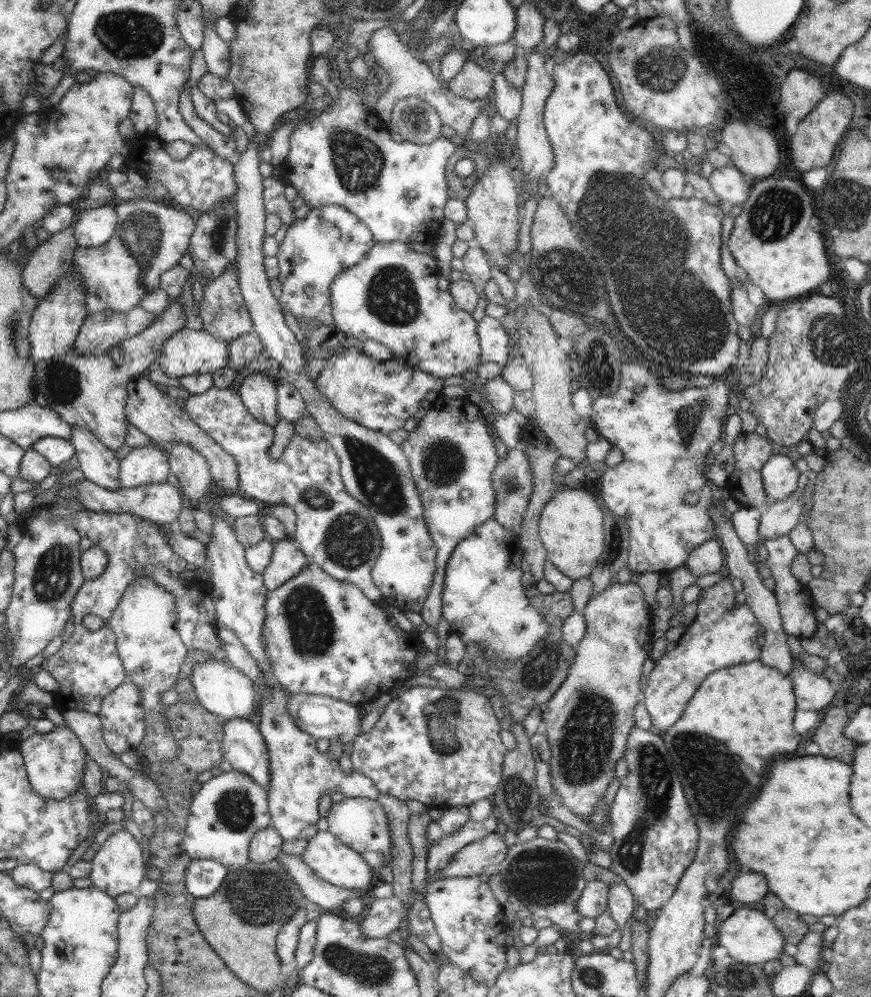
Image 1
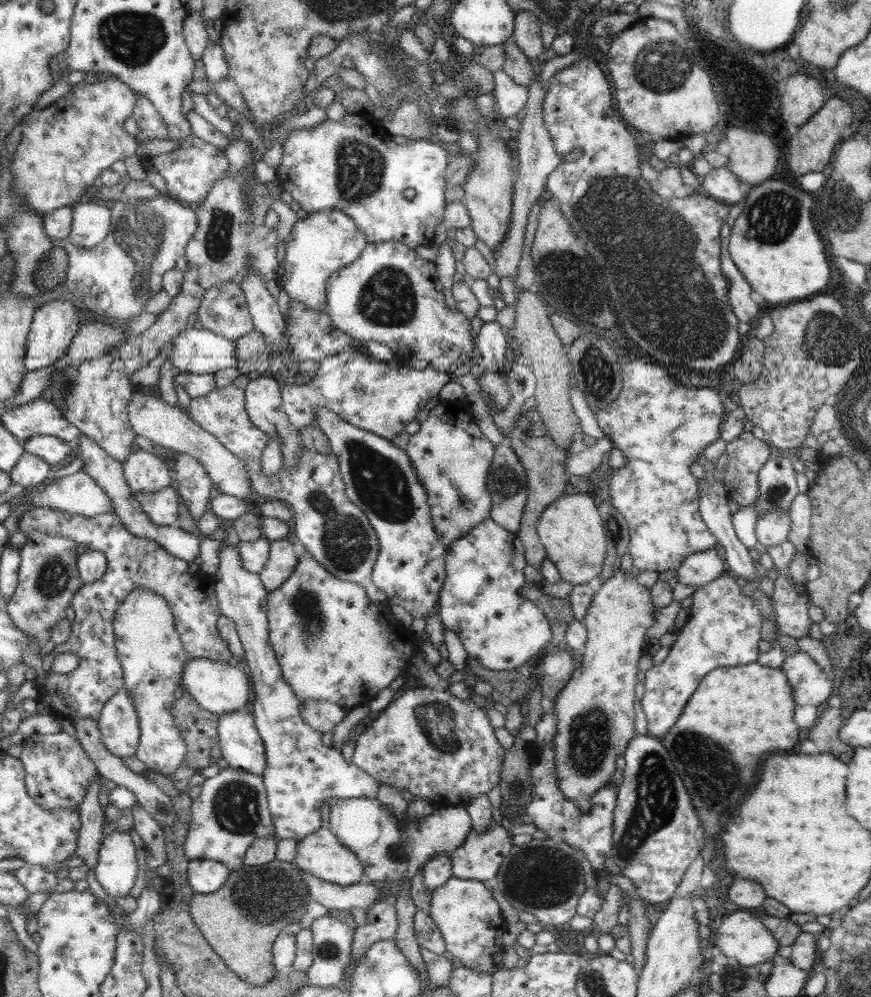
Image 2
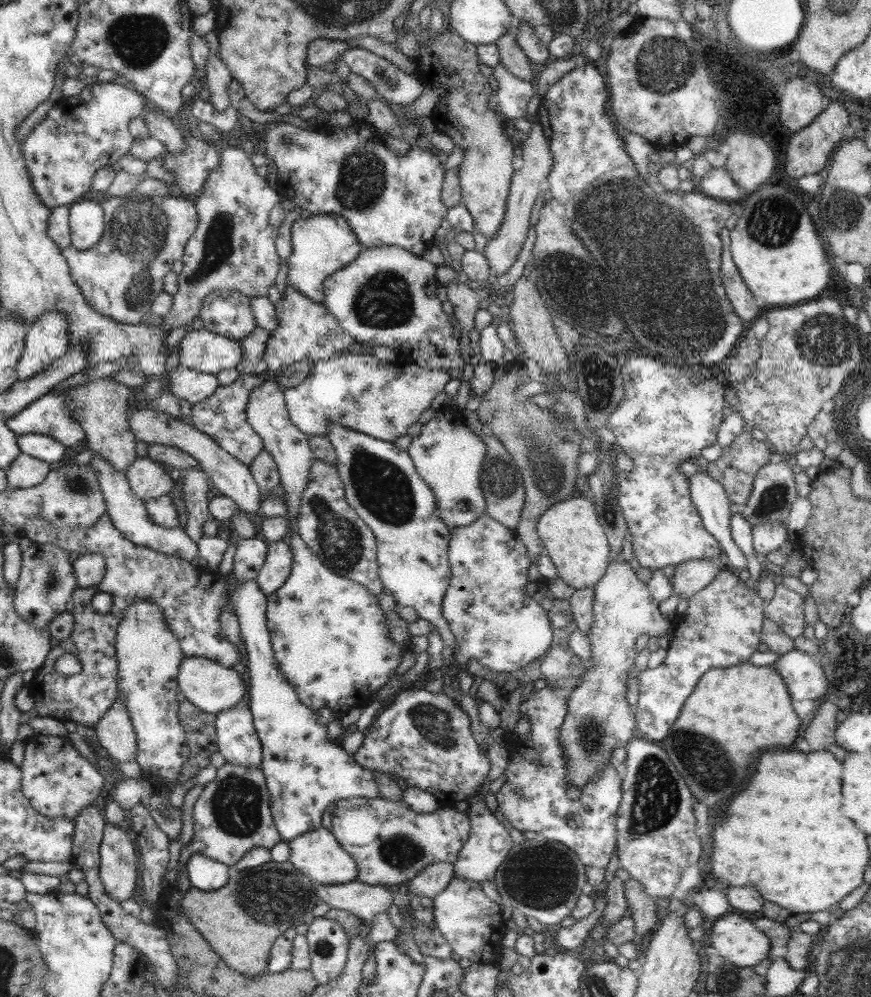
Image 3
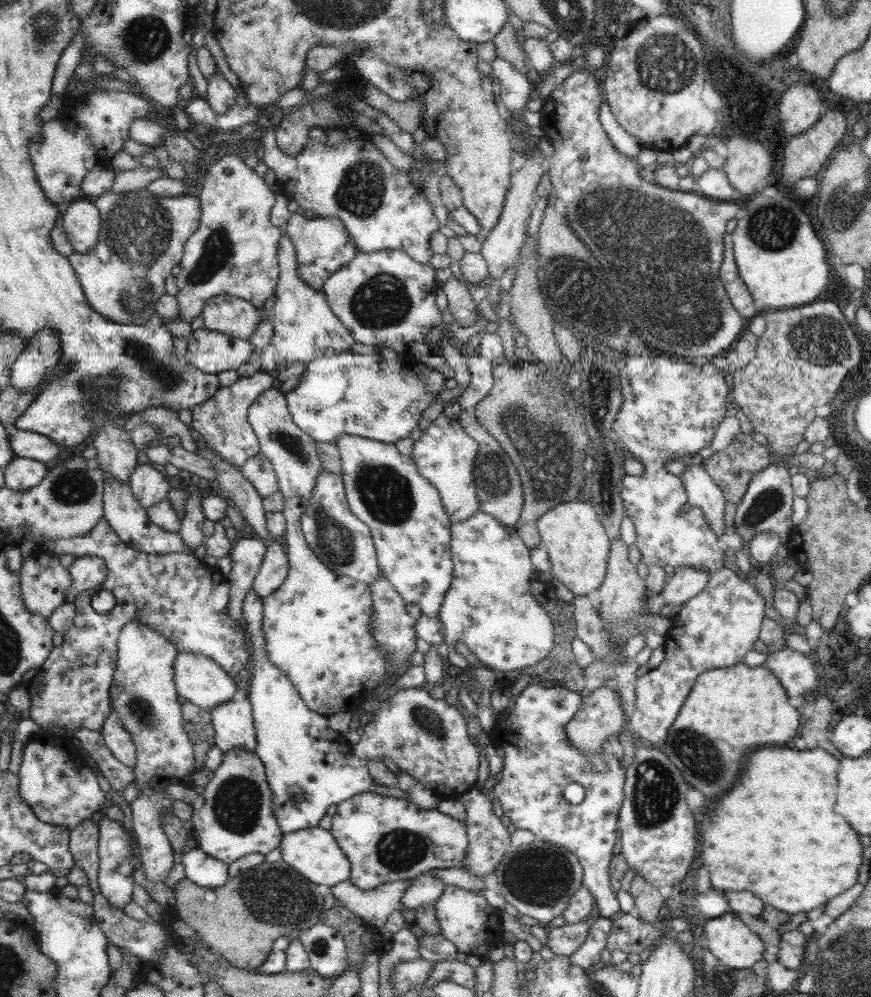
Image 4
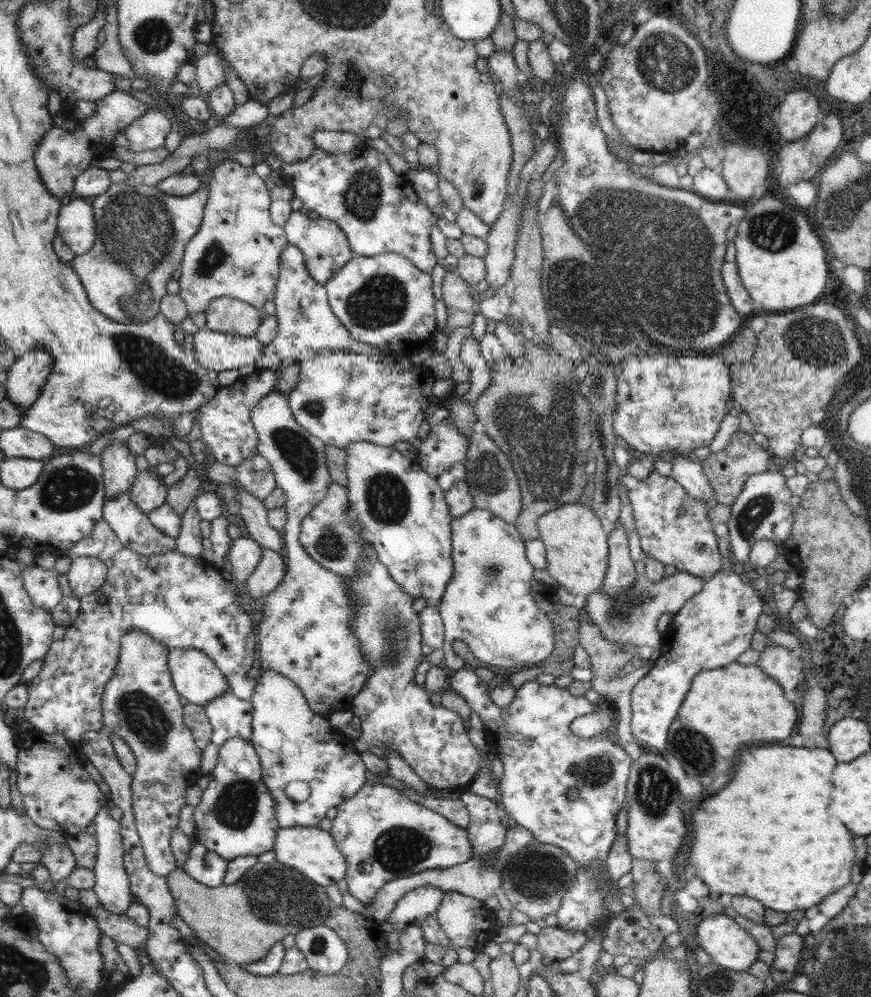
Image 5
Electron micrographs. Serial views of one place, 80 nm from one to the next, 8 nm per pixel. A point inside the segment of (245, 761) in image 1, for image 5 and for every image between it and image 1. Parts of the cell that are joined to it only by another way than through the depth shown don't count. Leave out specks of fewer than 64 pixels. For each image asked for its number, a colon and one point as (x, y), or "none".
2: (241, 745)
3: (237, 740)
4: (233, 721)
5: (229, 716)

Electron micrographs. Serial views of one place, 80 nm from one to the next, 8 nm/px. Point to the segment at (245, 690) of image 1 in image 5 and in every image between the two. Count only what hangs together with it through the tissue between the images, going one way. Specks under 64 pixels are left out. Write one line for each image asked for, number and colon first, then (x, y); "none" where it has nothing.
2: (218, 687)
3: (212, 687)
4: (201, 681)
5: (194, 675)

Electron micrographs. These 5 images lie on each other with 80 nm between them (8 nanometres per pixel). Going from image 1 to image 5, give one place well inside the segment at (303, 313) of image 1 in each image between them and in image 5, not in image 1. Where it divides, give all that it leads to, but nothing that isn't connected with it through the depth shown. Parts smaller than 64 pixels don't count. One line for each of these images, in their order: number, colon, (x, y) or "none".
2: (320, 244)
3: (321, 244)
4: (323, 245)
5: (323, 243)

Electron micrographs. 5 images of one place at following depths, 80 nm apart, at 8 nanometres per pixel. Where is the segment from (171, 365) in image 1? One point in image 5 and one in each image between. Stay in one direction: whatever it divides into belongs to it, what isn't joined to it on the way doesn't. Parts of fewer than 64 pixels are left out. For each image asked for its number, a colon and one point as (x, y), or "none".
2: (197, 351)
3: (202, 350)
4: (211, 351)
5: (218, 351)

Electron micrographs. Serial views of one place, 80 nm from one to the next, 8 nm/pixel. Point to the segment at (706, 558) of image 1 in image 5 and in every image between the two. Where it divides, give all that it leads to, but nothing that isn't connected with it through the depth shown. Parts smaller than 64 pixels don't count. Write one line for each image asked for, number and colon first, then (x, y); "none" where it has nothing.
2: (697, 570)
3: (690, 577)
4: (687, 582)
5: (632, 620)

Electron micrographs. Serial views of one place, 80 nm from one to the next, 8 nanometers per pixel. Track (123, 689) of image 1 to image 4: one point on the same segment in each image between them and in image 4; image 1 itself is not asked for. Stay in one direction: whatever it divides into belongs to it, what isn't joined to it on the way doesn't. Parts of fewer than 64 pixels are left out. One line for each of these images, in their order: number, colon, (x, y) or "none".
2: (118, 724)
3: (115, 733)
4: (117, 738)

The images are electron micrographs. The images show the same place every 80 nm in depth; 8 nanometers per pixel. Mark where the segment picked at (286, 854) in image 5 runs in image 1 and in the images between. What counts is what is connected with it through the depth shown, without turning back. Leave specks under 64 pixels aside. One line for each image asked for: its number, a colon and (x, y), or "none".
1: (332, 860)
2: (321, 854)
3: (317, 854)
4: (313, 852)

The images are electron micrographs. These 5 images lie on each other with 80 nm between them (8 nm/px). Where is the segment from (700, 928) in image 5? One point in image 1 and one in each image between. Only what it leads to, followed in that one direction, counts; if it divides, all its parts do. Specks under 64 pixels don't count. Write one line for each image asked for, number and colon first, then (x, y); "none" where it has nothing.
1: (750, 936)
2: (742, 936)
3: (736, 939)
4: (734, 945)

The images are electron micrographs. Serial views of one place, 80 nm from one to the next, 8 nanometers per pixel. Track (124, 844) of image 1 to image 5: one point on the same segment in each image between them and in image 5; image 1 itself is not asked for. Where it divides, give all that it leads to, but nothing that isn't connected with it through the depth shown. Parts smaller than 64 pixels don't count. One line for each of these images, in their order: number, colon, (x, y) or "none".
2: (116, 869)
3: (118, 863)
4: (116, 882)
5: (112, 886)

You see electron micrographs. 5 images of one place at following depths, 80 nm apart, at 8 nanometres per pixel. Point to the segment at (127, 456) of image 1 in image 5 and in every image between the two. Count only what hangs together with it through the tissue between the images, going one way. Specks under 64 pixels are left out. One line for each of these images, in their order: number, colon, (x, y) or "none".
2: (144, 472)
3: (148, 478)
4: (149, 484)
5: (148, 491)

